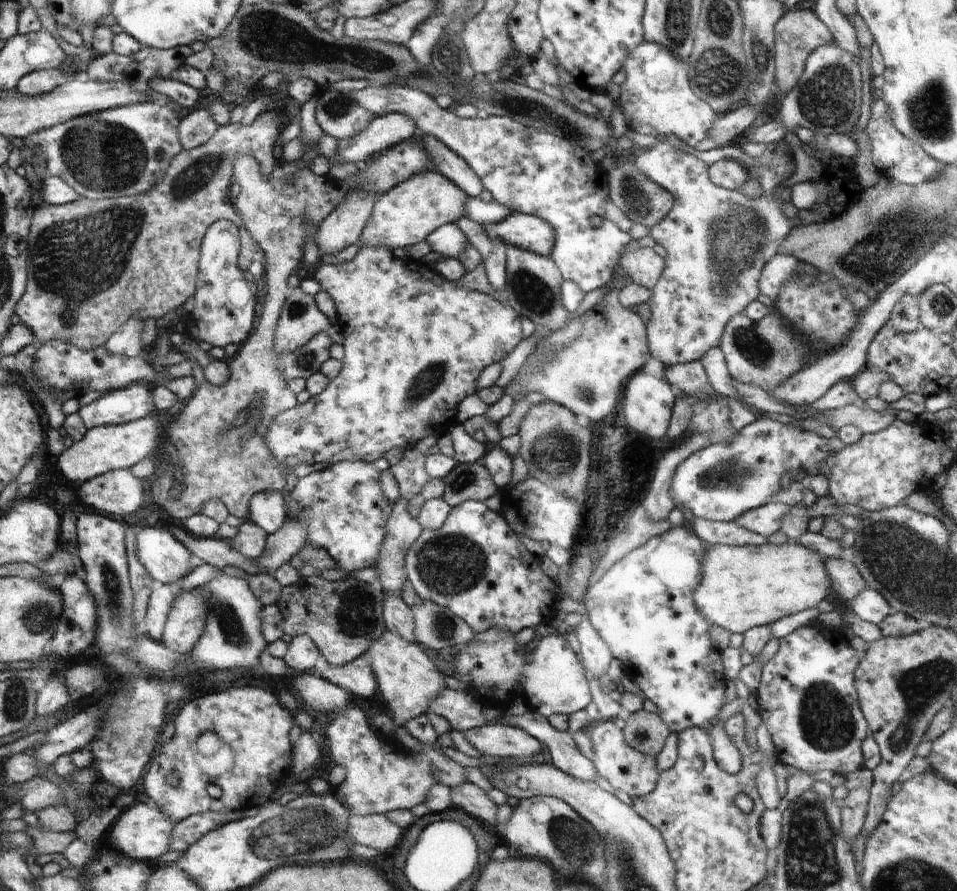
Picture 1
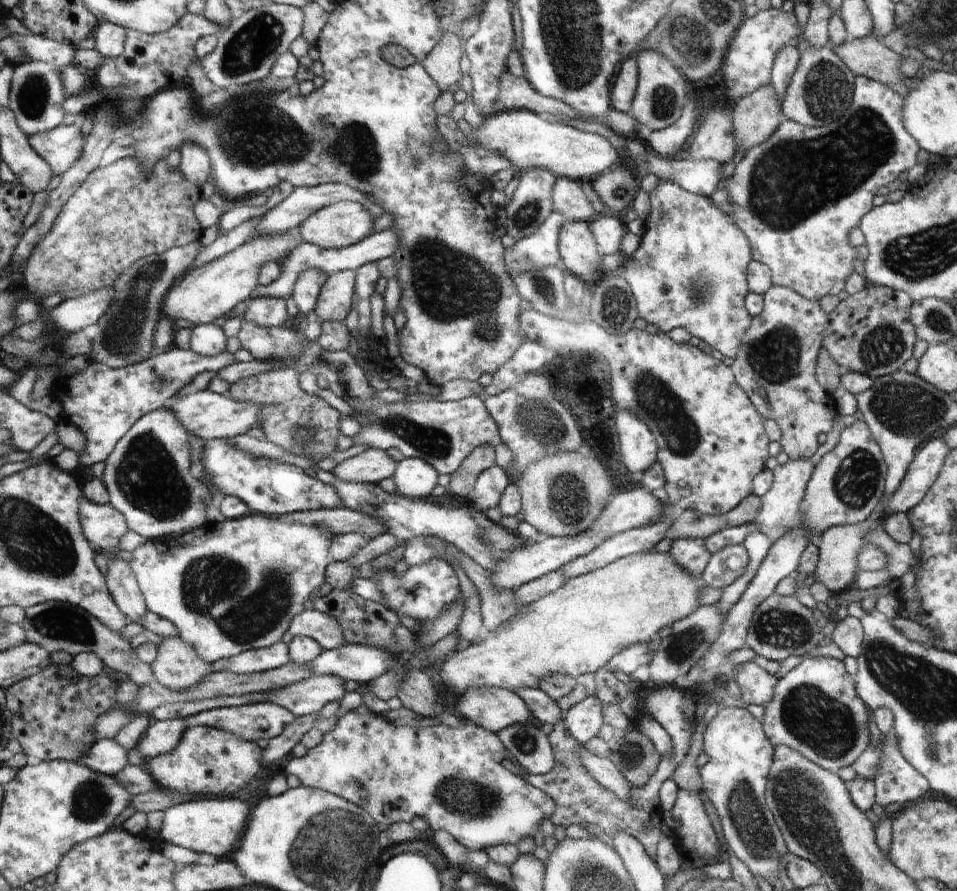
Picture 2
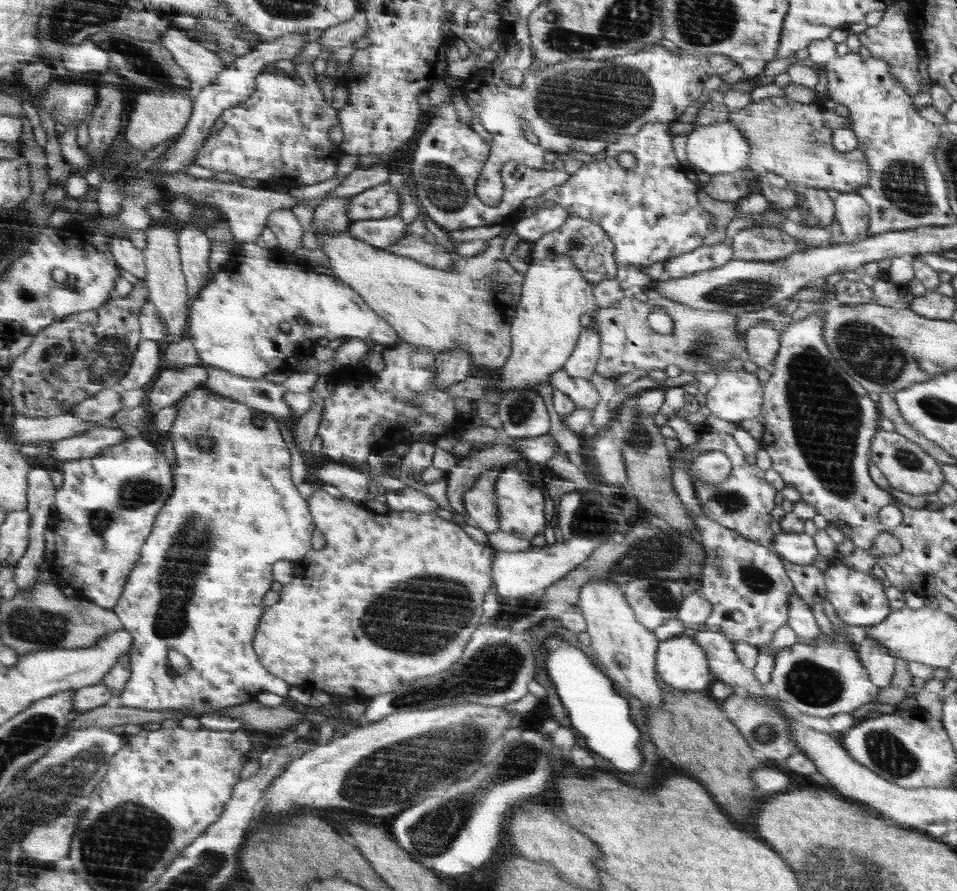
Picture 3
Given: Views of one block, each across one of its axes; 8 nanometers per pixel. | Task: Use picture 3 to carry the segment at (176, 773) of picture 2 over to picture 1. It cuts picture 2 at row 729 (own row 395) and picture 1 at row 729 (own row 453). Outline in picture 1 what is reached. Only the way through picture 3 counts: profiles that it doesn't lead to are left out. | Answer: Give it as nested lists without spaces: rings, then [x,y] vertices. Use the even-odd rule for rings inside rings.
[[[252,686],[229,687],[222,692],[209,693],[188,701],[175,720],[174,738],[162,747],[146,772],[144,790],[158,806],[170,814],[176,824],[190,816],[209,811],[228,813],[249,807],[260,808],[270,800],[269,797],[291,772],[292,744],[289,732],[292,716],[278,702],[276,694]],[[202,730],[215,733],[232,748],[233,770],[218,780],[206,776],[194,758],[196,738]],[[170,772],[178,774],[178,786],[166,782]],[[212,782],[222,788],[223,794],[219,799],[212,798],[208,792]]]

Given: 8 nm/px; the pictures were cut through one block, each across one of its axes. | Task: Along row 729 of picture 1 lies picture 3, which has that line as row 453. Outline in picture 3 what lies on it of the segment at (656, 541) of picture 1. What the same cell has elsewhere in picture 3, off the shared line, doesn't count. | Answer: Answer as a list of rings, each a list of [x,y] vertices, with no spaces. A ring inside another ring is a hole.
[[[680,445],[674,452],[669,452],[669,462],[683,467],[694,486],[695,481],[706,485],[722,485],[730,478],[730,460],[721,451],[704,452],[697,457],[692,457],[689,462],[685,457],[686,445]]]

